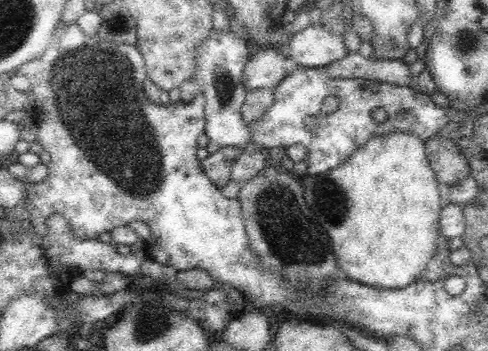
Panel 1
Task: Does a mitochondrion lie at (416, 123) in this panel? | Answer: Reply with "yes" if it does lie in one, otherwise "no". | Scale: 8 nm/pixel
no

